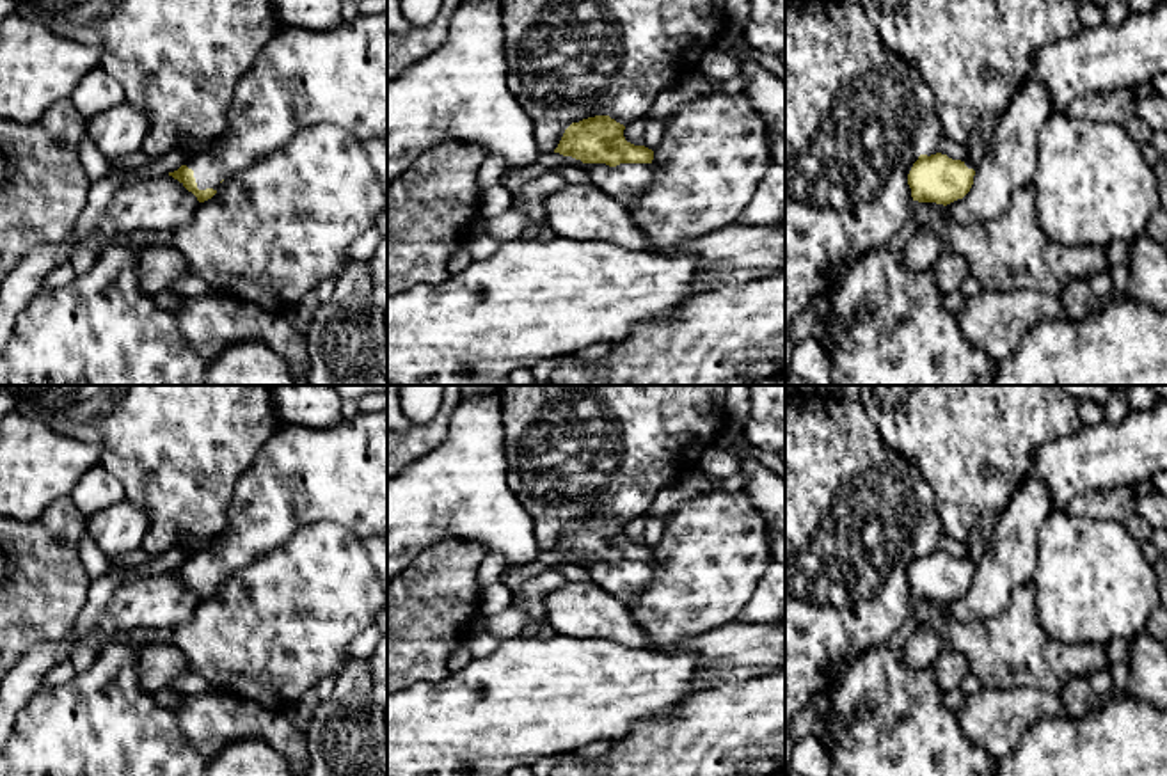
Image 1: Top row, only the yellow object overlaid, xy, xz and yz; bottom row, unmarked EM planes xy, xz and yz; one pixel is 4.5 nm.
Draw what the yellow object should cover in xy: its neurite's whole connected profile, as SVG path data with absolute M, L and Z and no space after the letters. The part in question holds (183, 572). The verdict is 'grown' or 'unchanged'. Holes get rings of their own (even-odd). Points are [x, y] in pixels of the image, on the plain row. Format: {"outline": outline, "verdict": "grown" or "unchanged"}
{"outline": "M387 407L359 412L322 430L282 424L238 478L220 536L197 545L194 554L169 574L204 600L229 572L247 566L318 520L334 522L361 540L387 540Z", "verdict": "grown"}

